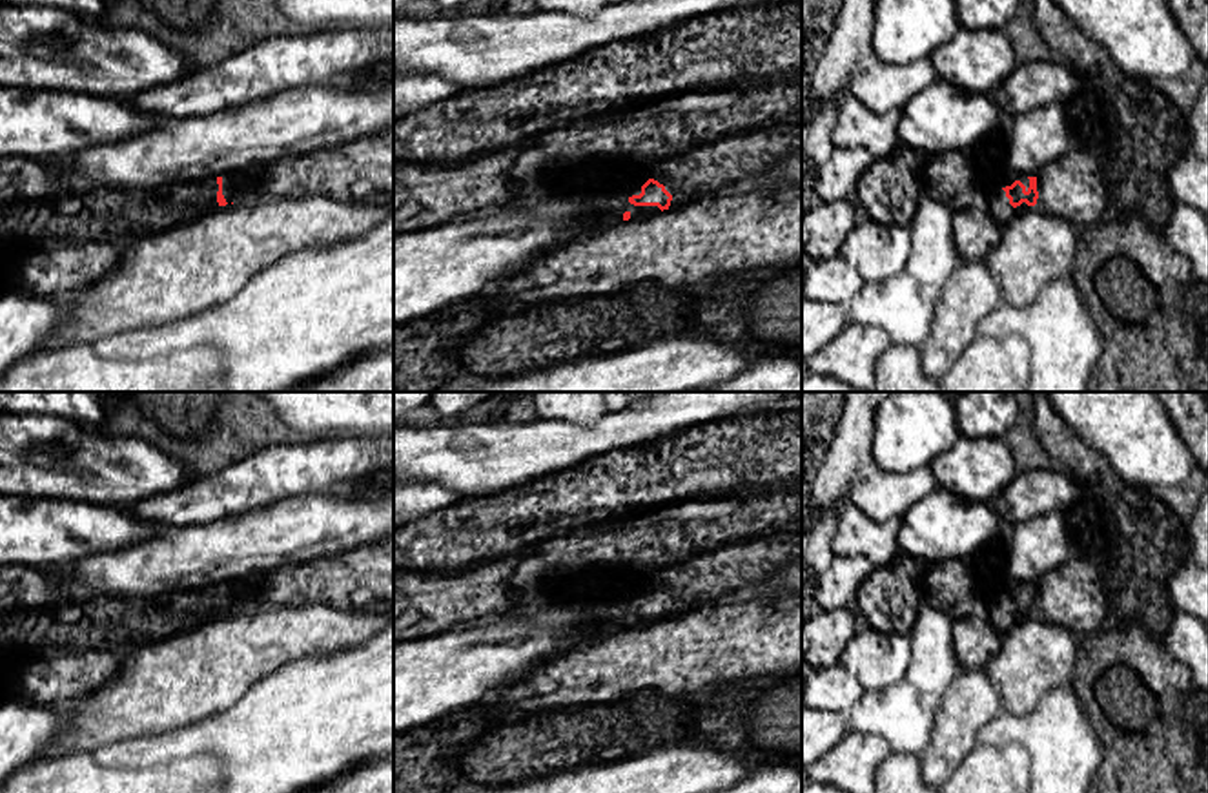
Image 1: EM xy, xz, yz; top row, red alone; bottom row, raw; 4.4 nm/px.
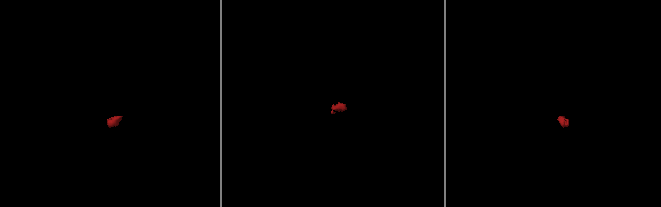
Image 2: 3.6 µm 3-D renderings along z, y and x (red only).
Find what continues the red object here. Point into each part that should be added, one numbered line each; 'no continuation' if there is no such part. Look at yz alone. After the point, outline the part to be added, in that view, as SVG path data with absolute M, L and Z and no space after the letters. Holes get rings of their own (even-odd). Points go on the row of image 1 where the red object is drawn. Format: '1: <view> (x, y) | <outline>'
1: yz (1008, 177) | M1006 168L1002 171L1002 177L1000 177L1000 186L1002 188L1011 186L1015 180L1020 180L1026 186L1026 191L1028 191L1029 179L1026 175L1017 175L1015 171L1011 171L1011 170Z

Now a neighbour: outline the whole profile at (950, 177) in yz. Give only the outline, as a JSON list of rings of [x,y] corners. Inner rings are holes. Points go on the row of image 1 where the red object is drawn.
[[[969,153],[929,155],[922,171],[922,193],[944,202],[953,211],[984,201]]]

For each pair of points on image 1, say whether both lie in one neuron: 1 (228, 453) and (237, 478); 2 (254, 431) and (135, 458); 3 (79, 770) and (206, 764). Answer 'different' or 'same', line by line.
1: different
2: different
3: same

